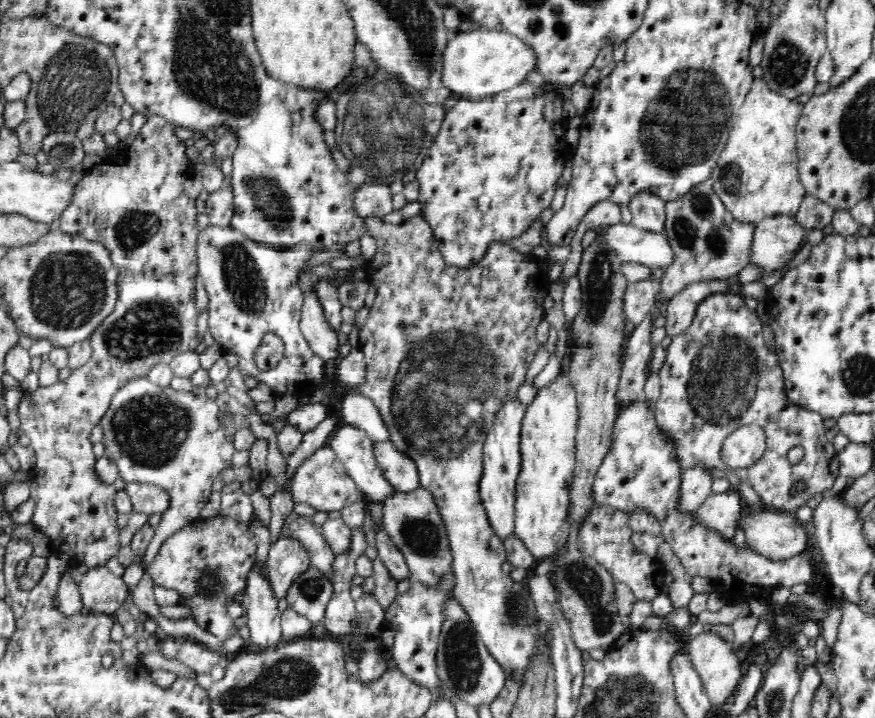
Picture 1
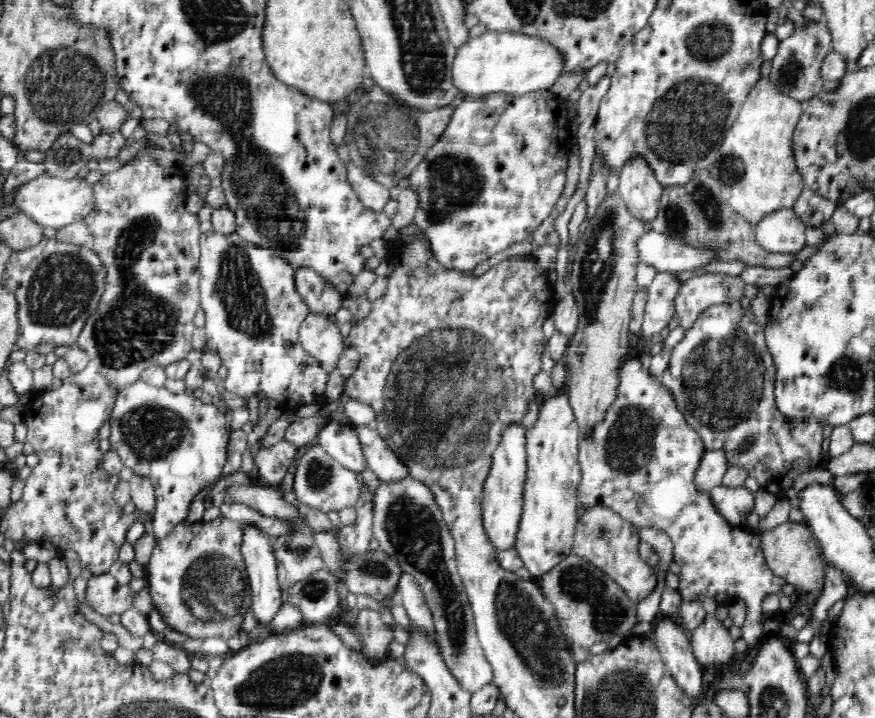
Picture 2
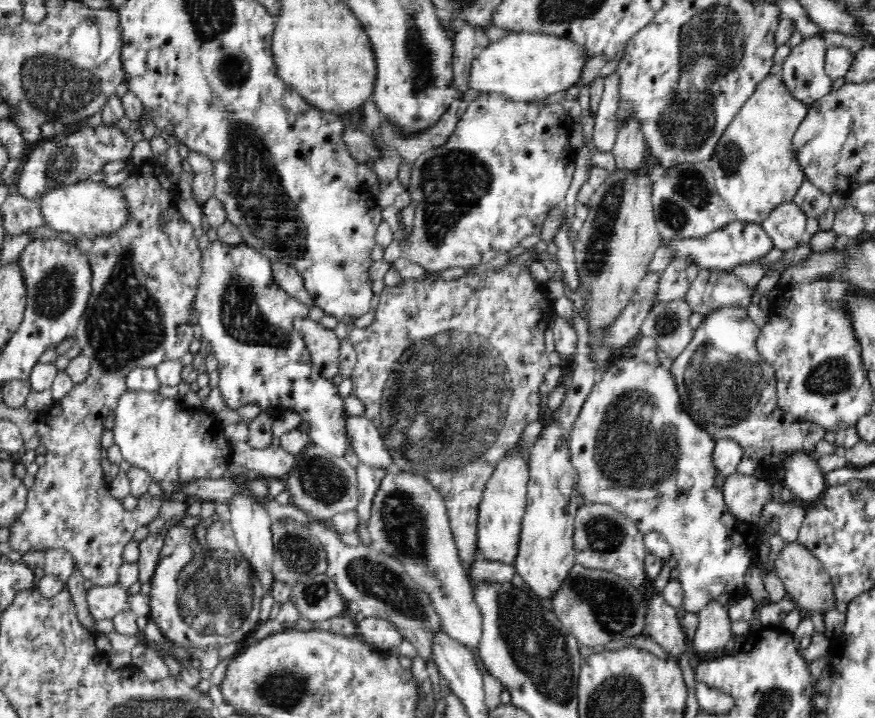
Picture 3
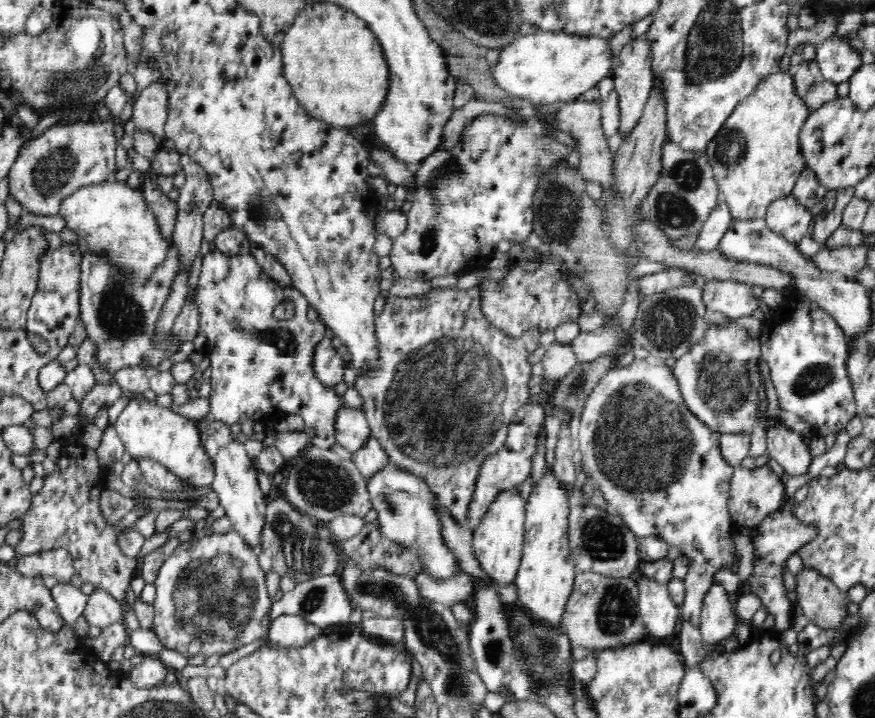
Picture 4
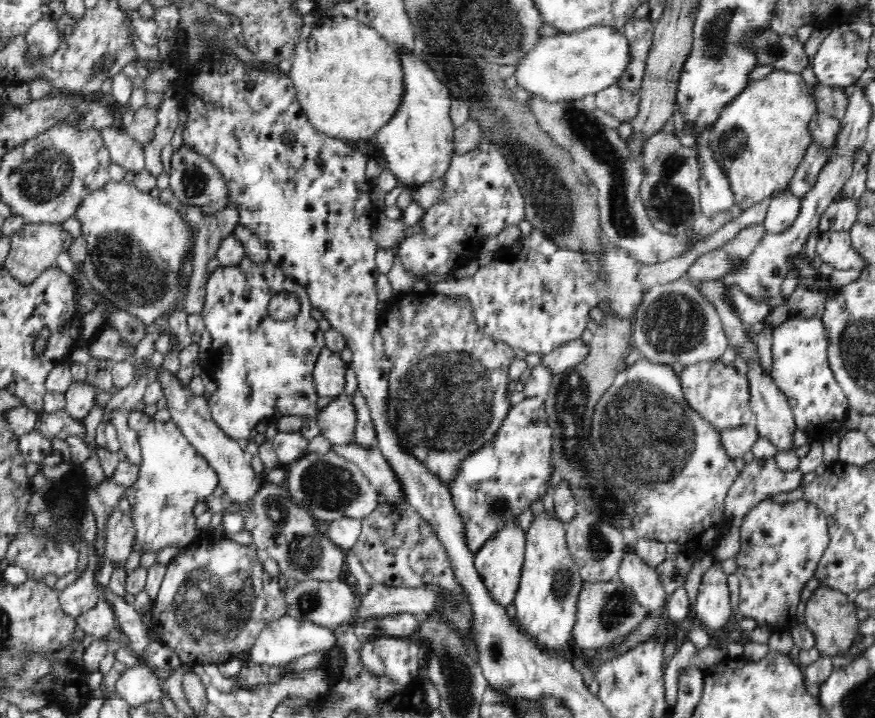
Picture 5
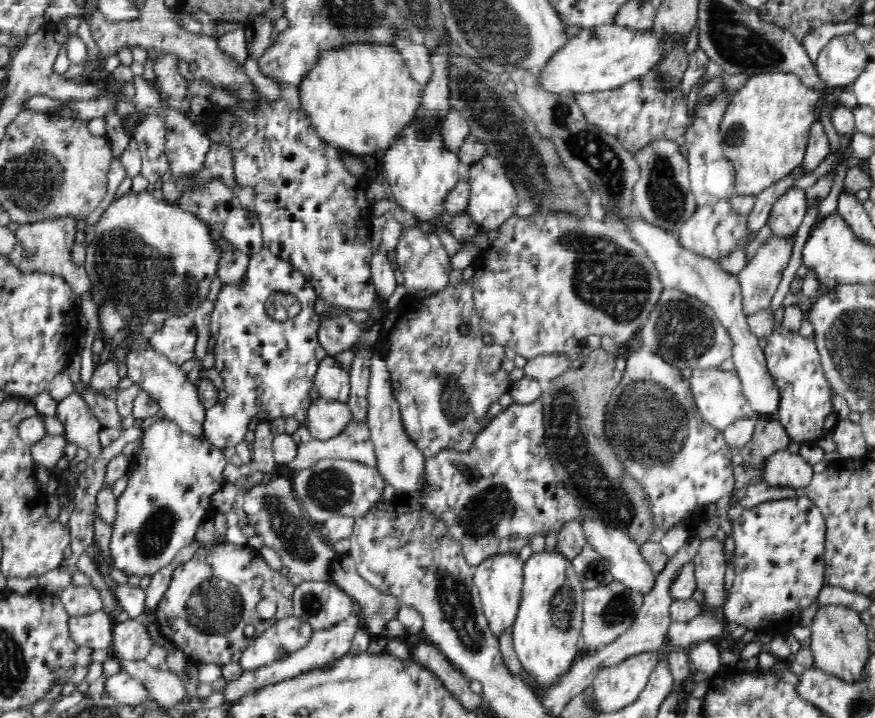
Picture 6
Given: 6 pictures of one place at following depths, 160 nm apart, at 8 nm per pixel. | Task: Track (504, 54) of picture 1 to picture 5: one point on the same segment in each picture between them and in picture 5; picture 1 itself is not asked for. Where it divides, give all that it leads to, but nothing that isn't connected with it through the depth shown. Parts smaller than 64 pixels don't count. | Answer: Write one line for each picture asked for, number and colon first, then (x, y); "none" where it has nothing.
2: (512, 63)
3: (525, 67)
4: (542, 68)
5: (574, 66)

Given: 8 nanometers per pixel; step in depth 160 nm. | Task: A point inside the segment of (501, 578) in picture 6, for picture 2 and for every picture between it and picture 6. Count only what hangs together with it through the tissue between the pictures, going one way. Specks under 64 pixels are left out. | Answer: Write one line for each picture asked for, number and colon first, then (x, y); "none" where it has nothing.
2: (502, 504)
3: (501, 511)
4: (498, 540)
5: (499, 561)

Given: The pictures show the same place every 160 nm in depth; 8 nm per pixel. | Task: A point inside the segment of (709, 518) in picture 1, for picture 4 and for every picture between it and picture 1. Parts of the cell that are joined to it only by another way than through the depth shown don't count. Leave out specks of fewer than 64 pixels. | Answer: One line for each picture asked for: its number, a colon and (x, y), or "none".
2: (734, 505)
3: (745, 496)
4: (755, 494)

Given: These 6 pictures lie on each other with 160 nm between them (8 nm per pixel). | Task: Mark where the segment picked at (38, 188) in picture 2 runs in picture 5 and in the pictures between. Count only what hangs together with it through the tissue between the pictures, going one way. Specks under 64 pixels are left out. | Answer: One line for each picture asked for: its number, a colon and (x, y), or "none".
3: (89, 208)
4: (112, 218)
5: (136, 244)

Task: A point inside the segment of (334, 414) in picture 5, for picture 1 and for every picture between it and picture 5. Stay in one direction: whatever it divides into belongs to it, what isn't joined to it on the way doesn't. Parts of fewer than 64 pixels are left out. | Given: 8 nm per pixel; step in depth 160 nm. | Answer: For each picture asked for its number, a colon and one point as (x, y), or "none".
1: (400, 470)
2: (384, 463)
3: (365, 441)
4: (352, 428)

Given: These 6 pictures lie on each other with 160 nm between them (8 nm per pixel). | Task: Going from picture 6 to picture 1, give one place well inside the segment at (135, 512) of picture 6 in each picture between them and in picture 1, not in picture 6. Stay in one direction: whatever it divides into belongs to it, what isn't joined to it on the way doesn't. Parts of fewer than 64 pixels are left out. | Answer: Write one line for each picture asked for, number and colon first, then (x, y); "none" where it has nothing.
1: (178, 441)
2: (178, 442)
3: (176, 445)
4: (149, 431)
5: (174, 477)

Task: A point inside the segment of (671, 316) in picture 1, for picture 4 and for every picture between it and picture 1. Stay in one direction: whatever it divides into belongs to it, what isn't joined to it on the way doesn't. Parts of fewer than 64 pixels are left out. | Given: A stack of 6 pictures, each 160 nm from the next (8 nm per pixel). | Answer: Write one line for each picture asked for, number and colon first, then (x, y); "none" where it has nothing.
2: (696, 294)
3: (711, 290)
4: (734, 299)

